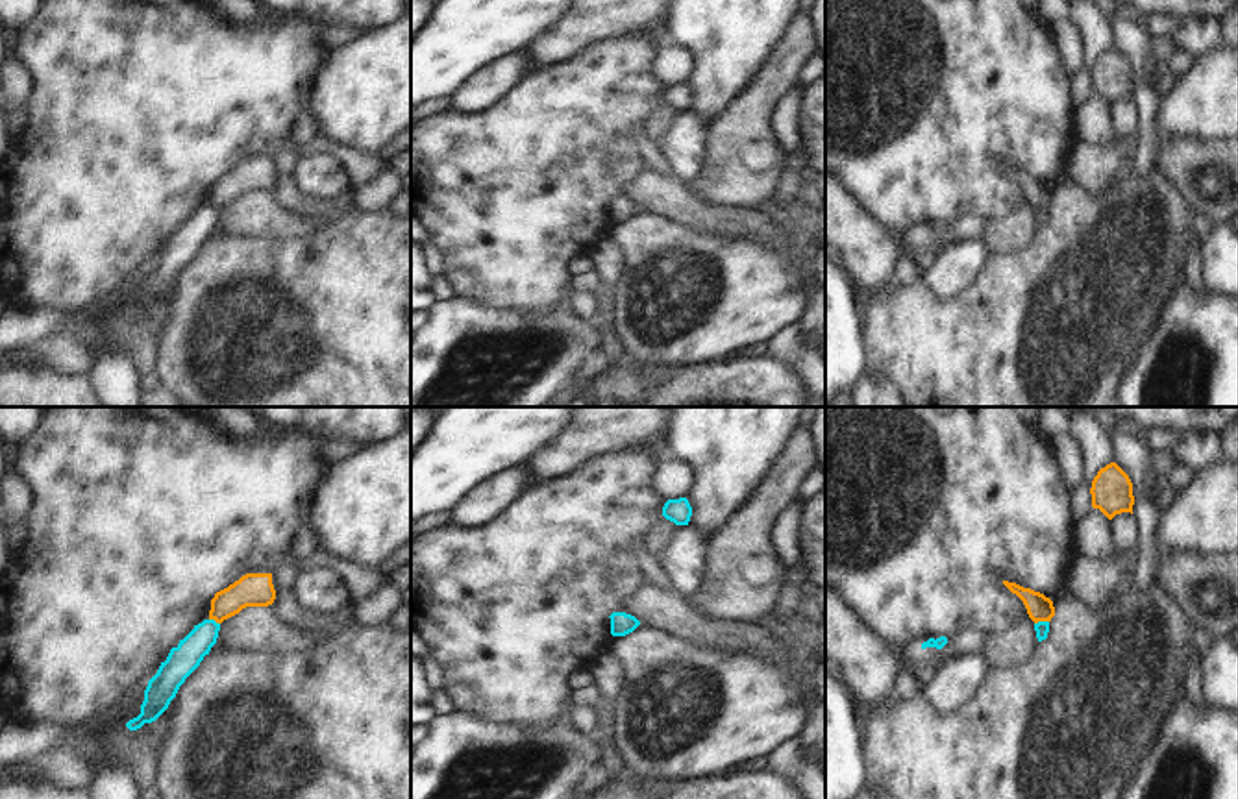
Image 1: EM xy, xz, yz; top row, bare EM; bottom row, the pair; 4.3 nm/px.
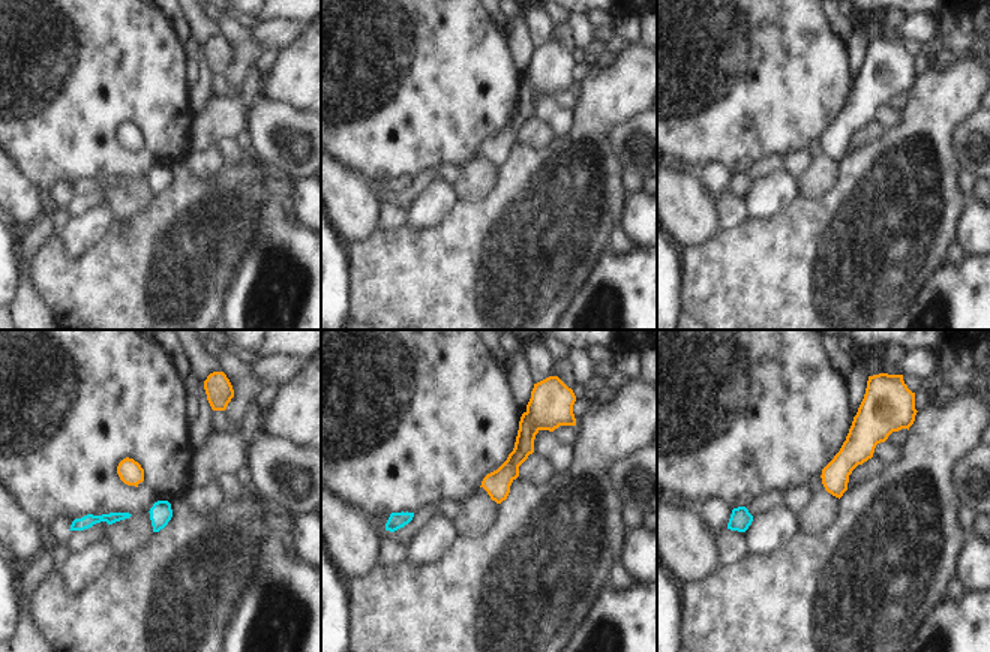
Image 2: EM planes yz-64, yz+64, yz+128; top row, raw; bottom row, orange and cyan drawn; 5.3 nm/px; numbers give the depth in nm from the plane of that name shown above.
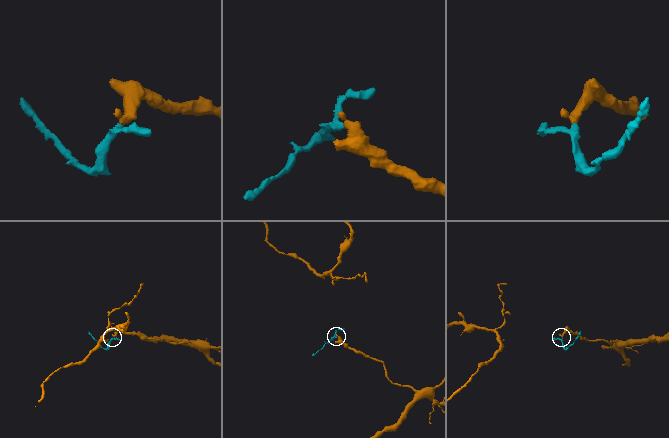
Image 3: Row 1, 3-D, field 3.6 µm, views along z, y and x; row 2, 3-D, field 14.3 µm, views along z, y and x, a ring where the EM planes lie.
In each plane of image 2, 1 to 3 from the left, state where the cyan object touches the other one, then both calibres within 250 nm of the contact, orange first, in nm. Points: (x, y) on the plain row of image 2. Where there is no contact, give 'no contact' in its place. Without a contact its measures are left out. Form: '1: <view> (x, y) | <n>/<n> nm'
1: no contact
2: no contact
3: no contact

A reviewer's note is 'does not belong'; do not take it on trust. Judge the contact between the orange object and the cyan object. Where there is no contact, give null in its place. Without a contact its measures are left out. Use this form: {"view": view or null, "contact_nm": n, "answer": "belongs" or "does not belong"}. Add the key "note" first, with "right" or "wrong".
{"note": "right", "view": "yz", "contact_nm": 70, "answer": "does not belong"}

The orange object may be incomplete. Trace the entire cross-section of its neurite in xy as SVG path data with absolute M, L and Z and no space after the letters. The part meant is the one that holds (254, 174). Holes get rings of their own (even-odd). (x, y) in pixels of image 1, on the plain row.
M246 159L211 185L209 205L222 209L246 192L268 192L276 185L272 159Z

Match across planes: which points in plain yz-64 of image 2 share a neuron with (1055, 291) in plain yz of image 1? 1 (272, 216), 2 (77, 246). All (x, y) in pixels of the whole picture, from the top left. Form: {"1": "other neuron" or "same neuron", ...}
{"1": "other neuron", "2": "other neuron"}

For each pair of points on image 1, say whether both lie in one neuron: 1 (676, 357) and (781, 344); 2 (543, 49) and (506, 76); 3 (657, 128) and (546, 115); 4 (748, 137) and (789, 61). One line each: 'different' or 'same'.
1: different
2: different
3: different
4: same

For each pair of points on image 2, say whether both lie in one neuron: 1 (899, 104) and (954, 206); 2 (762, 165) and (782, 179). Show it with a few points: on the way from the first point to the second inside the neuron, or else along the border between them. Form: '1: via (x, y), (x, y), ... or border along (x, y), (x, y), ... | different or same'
1: border along (908, 95), (908, 102), (900, 111) | different
2: border along (783, 167), (753, 182) | different

